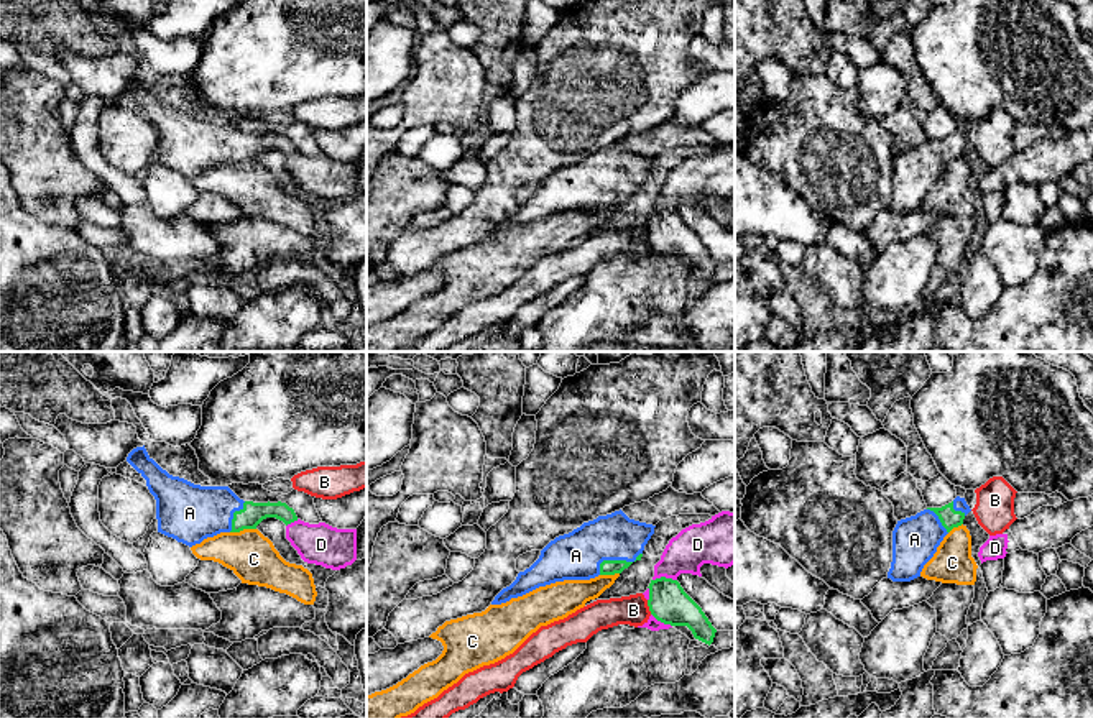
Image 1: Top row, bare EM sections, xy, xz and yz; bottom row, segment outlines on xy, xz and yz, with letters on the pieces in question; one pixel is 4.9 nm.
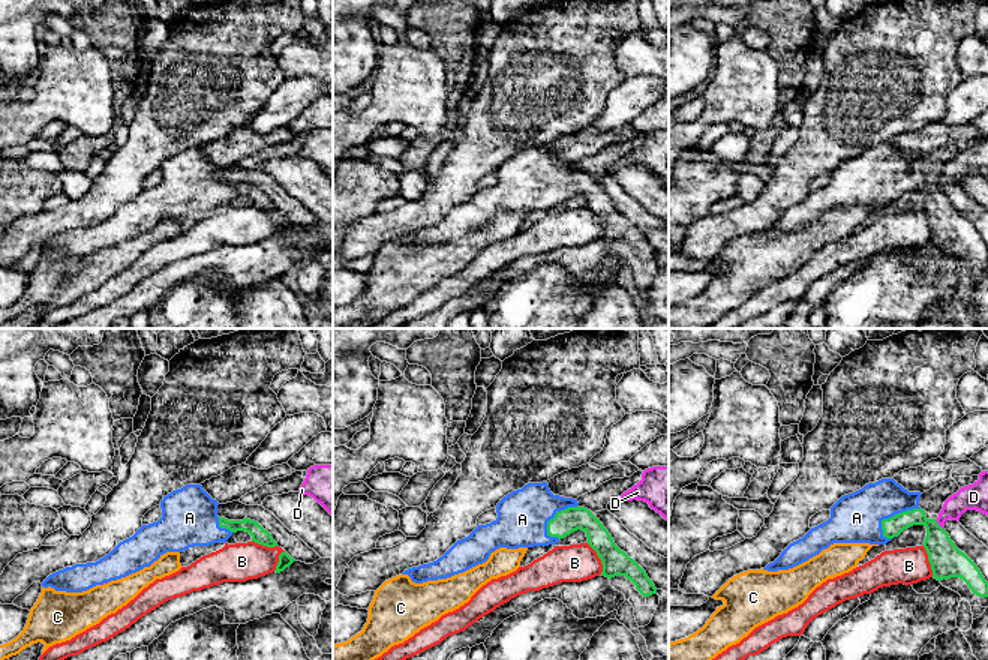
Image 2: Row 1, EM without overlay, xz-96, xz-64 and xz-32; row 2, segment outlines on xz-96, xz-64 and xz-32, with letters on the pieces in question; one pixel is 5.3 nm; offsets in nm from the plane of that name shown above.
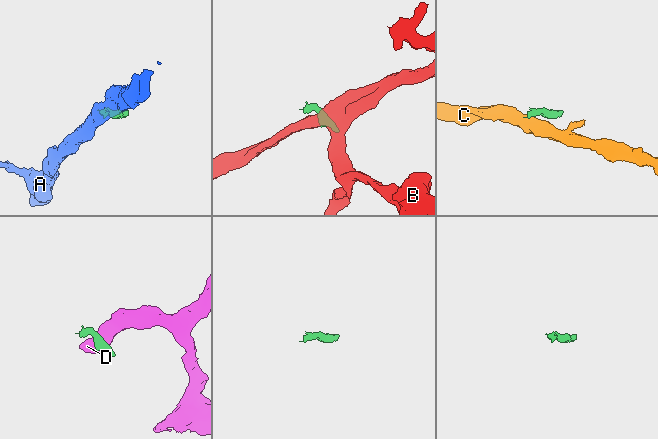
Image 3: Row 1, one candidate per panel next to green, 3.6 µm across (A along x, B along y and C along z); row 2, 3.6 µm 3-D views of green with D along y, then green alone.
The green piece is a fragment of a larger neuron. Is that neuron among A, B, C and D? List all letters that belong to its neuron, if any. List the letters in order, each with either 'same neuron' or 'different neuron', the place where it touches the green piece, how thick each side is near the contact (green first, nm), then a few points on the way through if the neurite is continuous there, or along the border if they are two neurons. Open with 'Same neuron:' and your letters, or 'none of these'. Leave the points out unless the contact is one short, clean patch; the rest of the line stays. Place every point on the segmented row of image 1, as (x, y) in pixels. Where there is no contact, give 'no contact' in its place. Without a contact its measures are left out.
Same neuron: A
A: same neuron | xz (615, 561) | 80/240 nm | across xz (607, 567), (615, 561), (576, 556)
B: different neuron | xz (648, 605) | 190/150 nm | along xz (646, 600), (651, 613)
C: different neuron | xy (242, 529) | 110/240 nm | along xy (255, 528), (230, 533)
D: different neuron | xz (664, 577) | 190/200 nm | along xz (676, 579), (656, 577), (653, 580)

